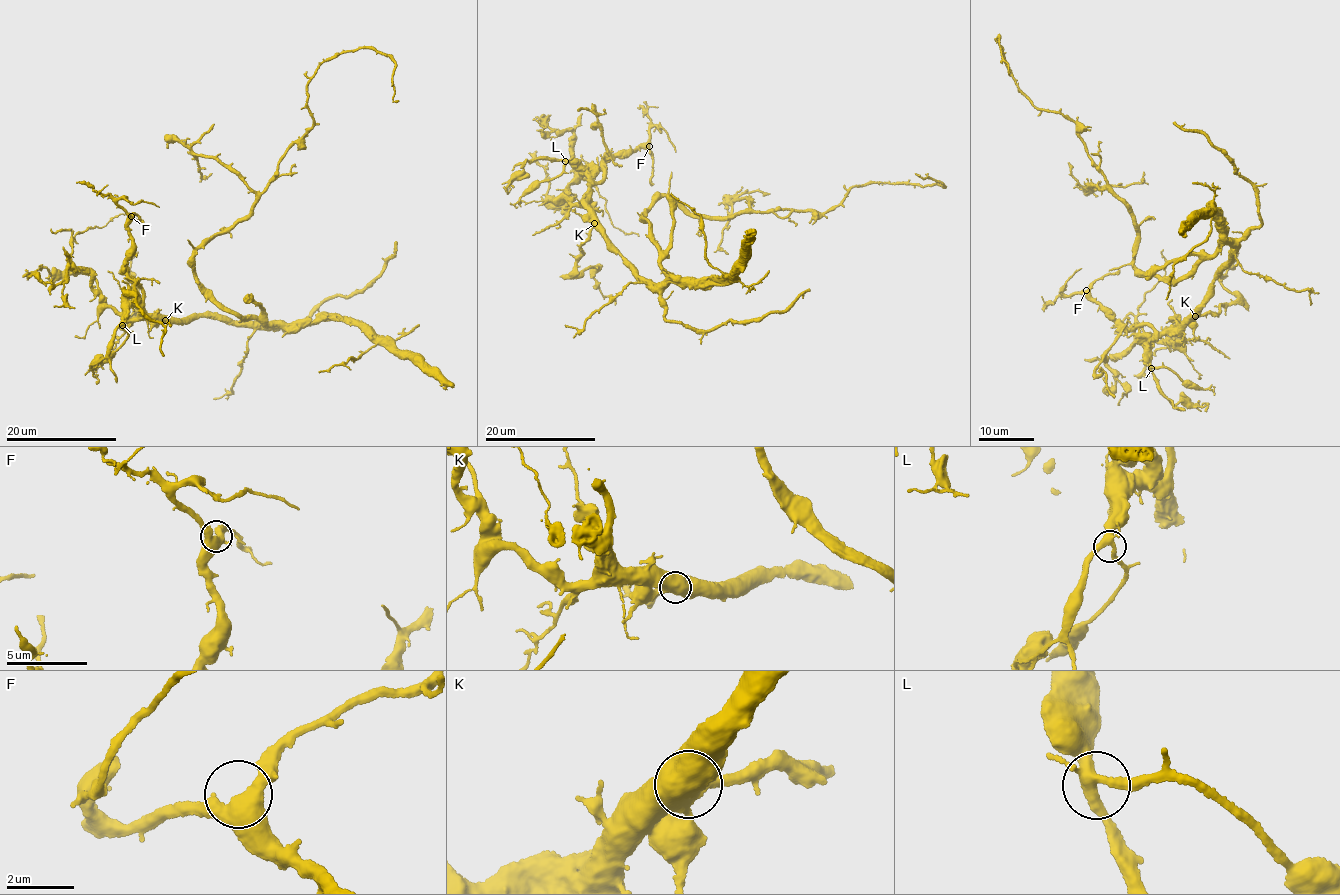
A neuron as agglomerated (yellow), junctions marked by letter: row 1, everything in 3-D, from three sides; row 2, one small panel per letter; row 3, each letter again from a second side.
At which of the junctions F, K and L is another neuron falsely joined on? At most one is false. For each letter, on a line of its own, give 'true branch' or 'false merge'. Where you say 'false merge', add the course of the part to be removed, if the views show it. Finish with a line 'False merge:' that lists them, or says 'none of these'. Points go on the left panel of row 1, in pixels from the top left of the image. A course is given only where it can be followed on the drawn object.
F: true branch
K: true branch
L: true branch
False merge: none of these

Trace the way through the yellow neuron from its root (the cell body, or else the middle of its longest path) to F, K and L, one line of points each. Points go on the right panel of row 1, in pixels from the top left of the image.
F: (1175, 279), (1223, 244), (1235, 249), (1199, 308), (1172, 329), (1145, 324), (1127, 330), (1086, 290)
K: (1175, 279), (1217, 255), (1223, 244), (1235, 249), (1216, 272), (1194, 315)
L: (1175, 279), (1217, 255), (1223, 244), (1235, 249), (1216, 272), (1199, 308), (1177, 330), (1149, 344), (1151, 368)

